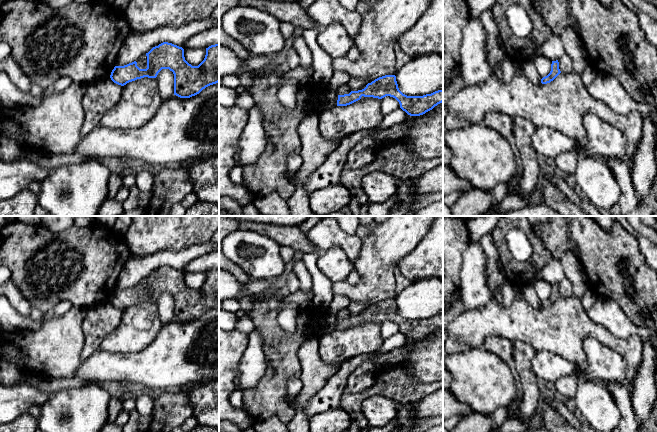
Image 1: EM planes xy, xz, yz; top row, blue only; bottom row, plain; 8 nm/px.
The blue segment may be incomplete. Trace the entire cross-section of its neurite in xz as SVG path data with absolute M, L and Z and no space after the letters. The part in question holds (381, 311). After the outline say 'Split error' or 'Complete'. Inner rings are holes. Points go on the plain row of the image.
M385 299L368 307L362 314L338 319L337 330L350 329L362 320L378 323L393 321L399 326L400 332L410 340L423 339L443 326L443 314L423 320L407 320L399 314L395 299Z. Complete

